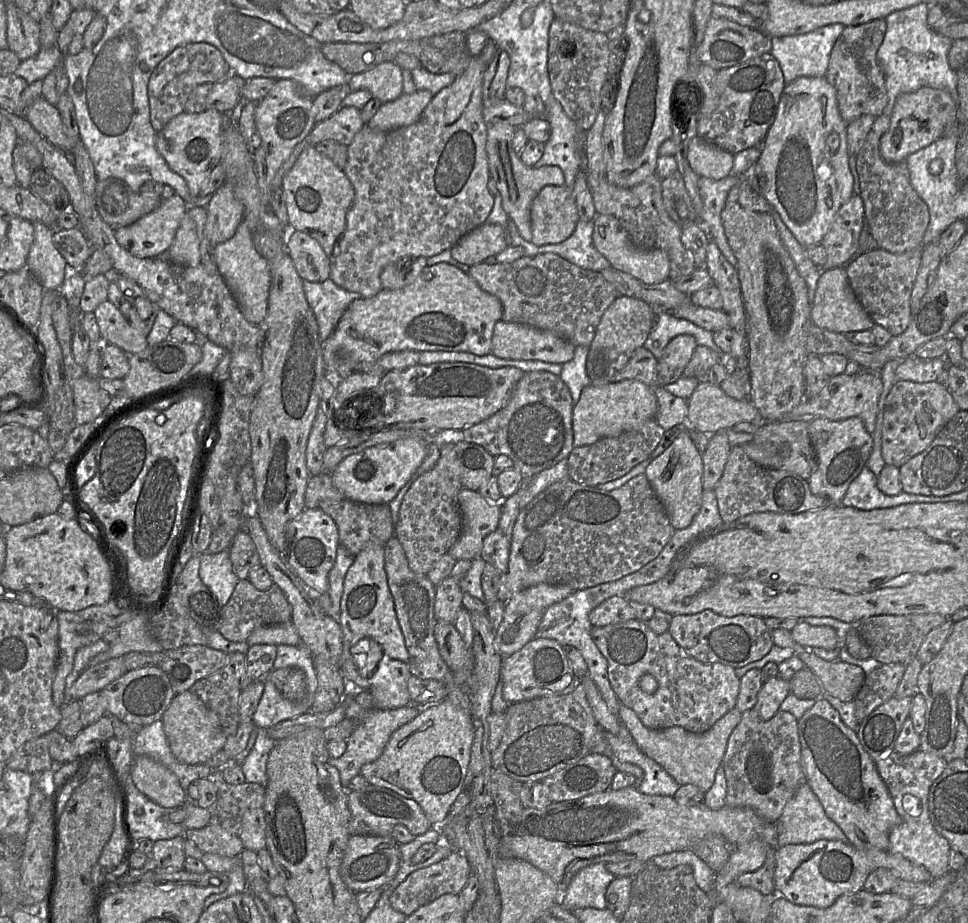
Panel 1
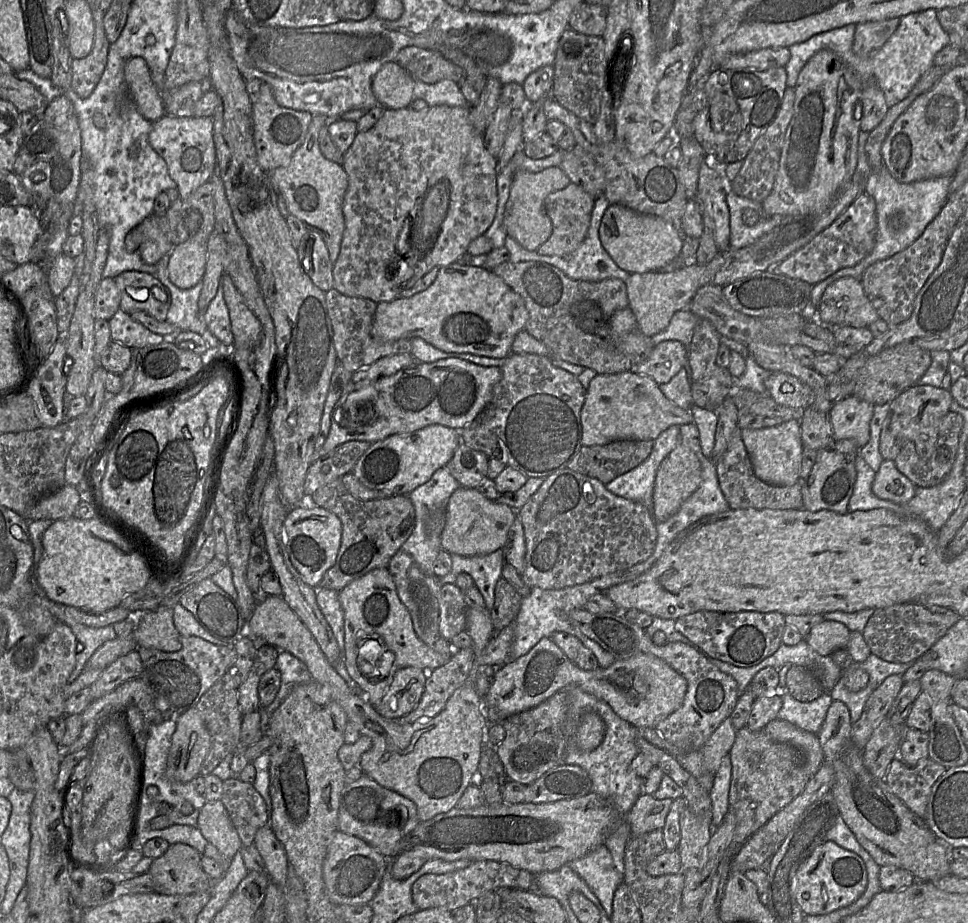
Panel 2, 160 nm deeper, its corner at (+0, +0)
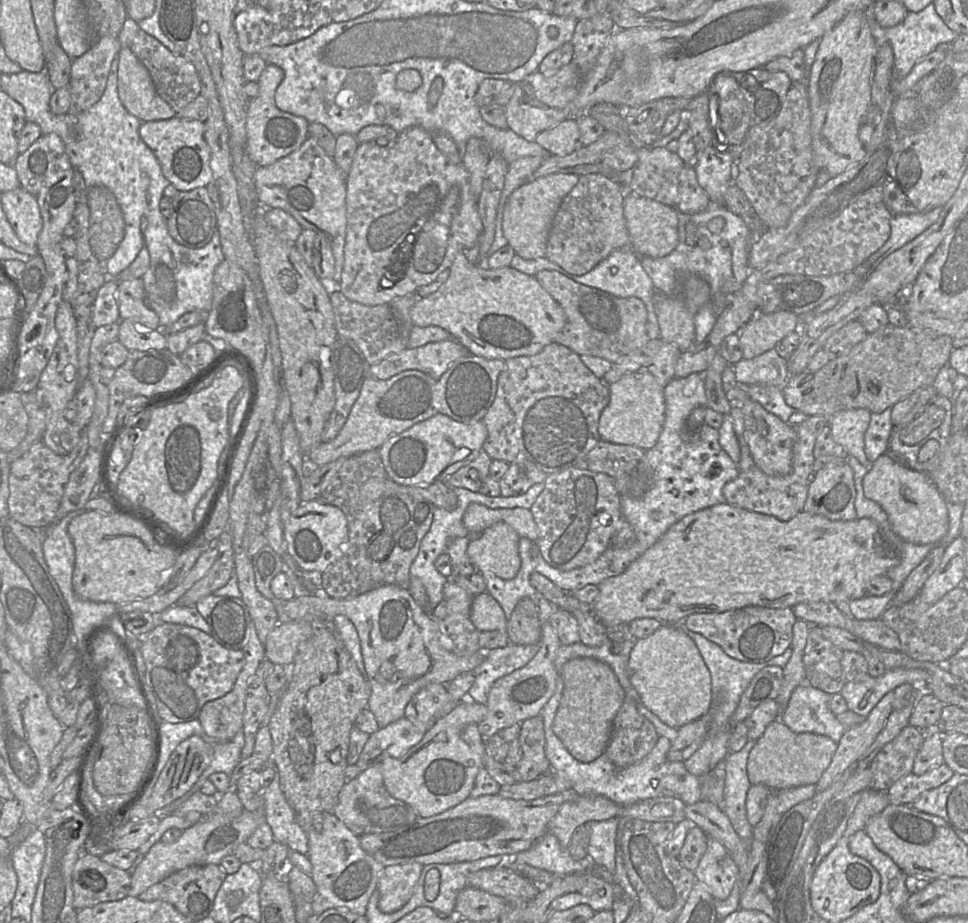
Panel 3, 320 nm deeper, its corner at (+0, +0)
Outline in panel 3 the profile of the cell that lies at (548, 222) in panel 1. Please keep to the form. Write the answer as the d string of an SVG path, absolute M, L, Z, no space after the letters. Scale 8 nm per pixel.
M599 173L581 176L563 198L554 215L545 258L569 274L583 275L612 251L628 248L629 234L624 217L624 198L625 188L614 179Z

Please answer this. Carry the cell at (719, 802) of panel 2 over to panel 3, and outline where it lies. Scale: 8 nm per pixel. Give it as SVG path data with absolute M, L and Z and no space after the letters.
M748 740L741 750L728 753L724 758L724 798L719 805L738 836L744 841L748 841L752 833L752 826L747 819L746 799L752 786L747 773L747 762L754 744L755 741Z

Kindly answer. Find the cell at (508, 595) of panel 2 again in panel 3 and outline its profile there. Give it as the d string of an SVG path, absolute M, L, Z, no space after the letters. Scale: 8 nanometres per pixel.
M530 598L521 599L507 619L506 631L510 642L519 645L539 644L541 627L539 609Z

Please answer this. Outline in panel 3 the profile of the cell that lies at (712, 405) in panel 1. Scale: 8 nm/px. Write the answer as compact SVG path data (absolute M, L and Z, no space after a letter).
M850 409L835 413L829 418L832 439L850 456L870 470L872 463L864 451L864 435L869 426L871 412L867 409Z

